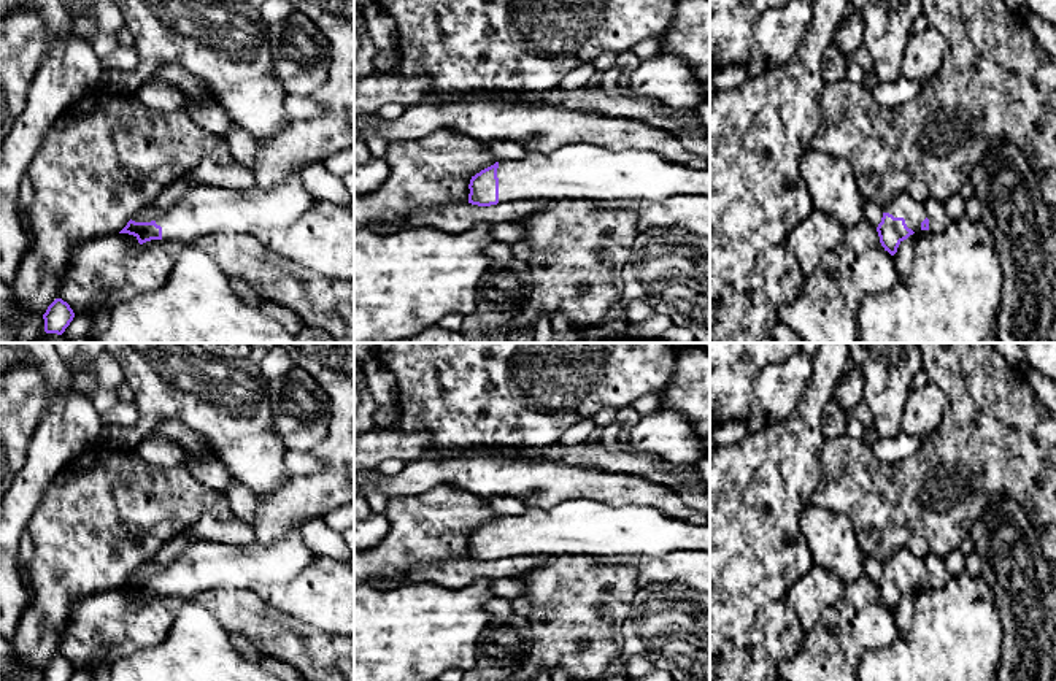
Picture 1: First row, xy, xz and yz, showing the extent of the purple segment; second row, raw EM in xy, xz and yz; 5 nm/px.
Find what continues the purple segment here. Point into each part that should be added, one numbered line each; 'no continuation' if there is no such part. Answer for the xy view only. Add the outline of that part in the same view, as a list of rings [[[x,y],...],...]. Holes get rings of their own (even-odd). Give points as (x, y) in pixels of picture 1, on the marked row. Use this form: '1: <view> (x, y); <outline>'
1: xy (205, 208); [[[299,171],[283,183],[262,189],[235,189],[198,184],[186,192],[164,216],[156,219],[162,240],[192,243],[213,232],[268,233],[289,229],[314,205]]]

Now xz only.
1: xz (575, 172); [[[583,143],[524,159],[499,160],[499,203],[516,200],[637,200],[710,197],[710,164],[670,162],[646,149],[599,149]]]

